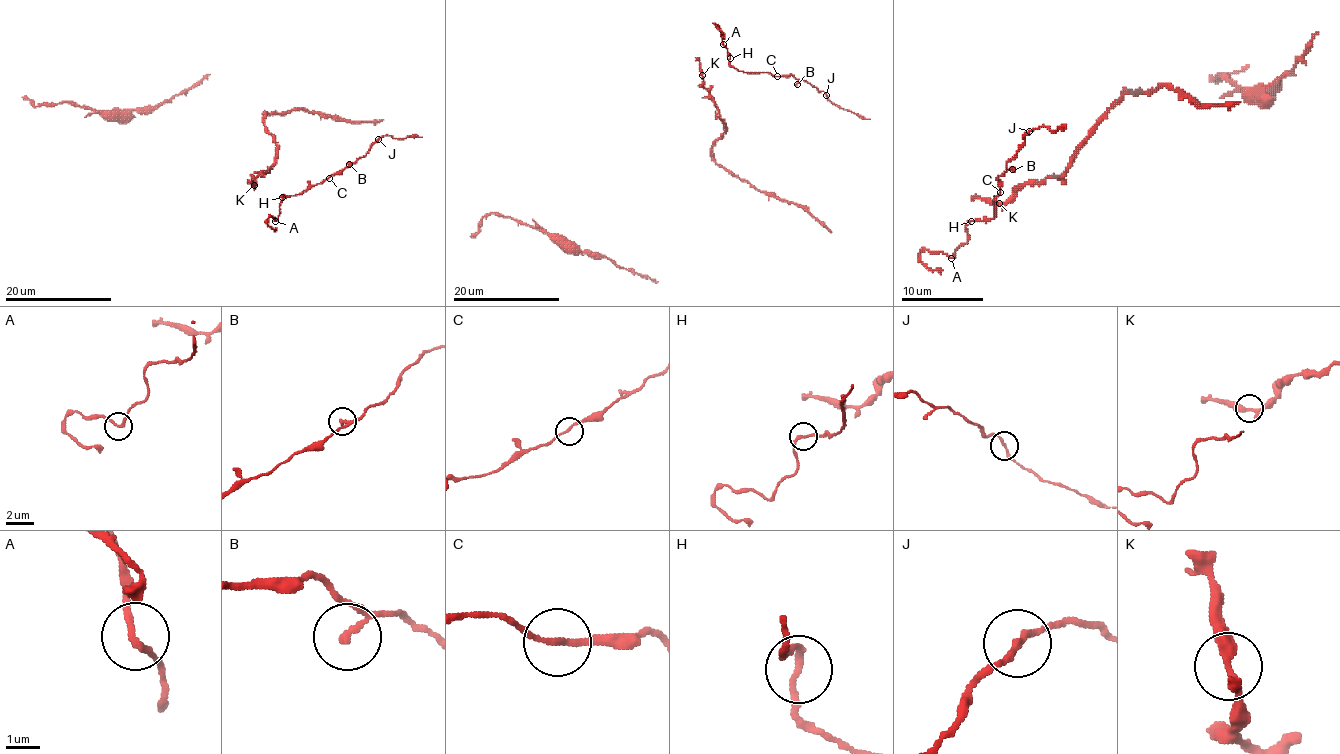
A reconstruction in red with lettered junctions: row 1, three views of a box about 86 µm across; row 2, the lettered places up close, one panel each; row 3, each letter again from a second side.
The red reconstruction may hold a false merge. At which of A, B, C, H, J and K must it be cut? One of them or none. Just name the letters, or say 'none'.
none

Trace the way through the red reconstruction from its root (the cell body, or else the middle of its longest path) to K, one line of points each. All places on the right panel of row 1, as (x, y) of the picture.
K: (1150, 91), (1125, 94), (1109, 110), (1060, 176), (1029, 182), (1004, 202), (998, 202)

